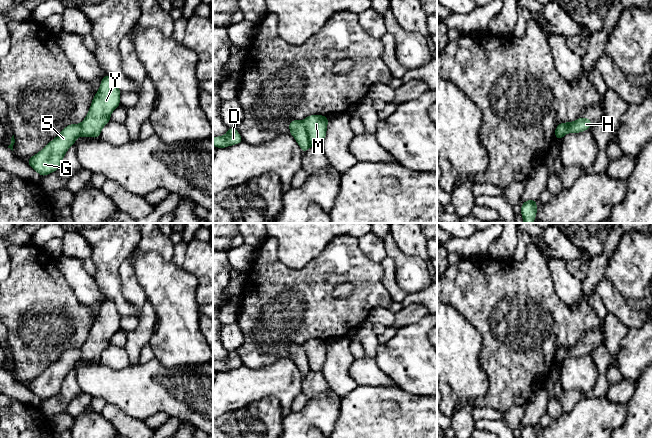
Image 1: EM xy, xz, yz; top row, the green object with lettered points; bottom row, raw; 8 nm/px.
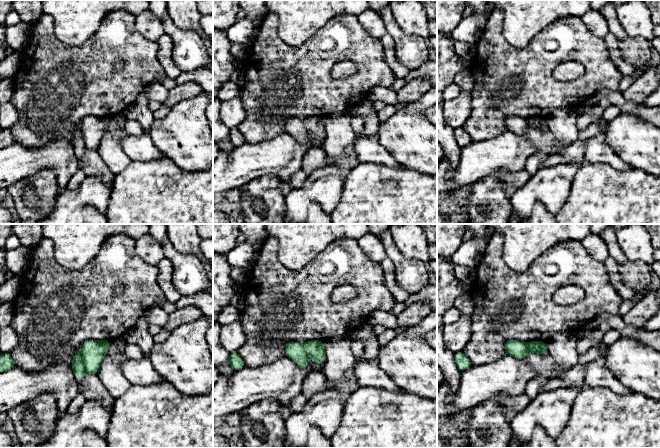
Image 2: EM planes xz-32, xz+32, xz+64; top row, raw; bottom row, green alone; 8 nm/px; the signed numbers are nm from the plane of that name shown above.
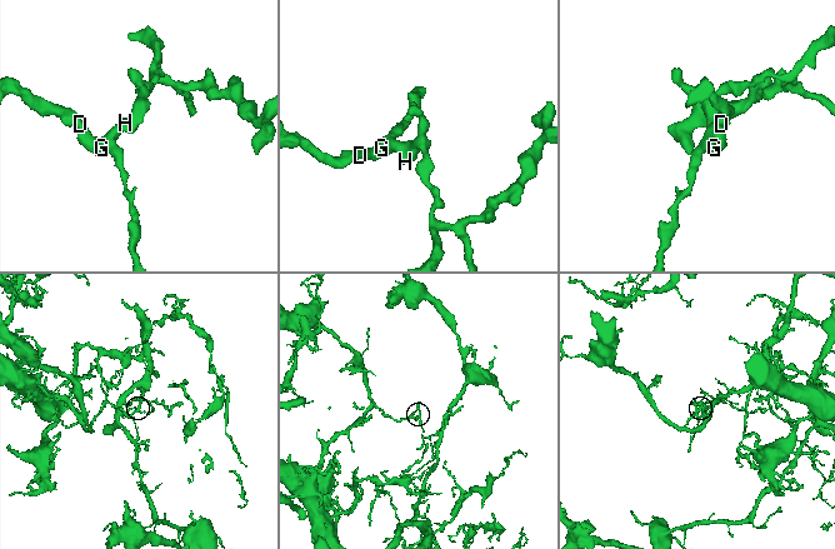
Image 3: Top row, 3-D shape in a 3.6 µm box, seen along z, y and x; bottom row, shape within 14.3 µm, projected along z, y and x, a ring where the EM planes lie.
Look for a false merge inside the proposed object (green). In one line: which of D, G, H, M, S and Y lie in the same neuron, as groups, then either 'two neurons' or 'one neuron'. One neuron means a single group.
groups D G H S / M Y; two neurons

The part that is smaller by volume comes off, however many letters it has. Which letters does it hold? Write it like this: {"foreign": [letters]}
{"foreign": ["M", "Y"]}

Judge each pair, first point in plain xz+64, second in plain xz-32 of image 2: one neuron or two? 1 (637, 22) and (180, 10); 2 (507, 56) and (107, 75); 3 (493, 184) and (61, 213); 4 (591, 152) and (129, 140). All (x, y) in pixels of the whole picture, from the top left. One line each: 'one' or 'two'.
1: one
2: one
3: two
4: one

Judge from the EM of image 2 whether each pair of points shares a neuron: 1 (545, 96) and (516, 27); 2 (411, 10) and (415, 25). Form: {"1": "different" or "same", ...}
{"1": "different", "2": "same"}

